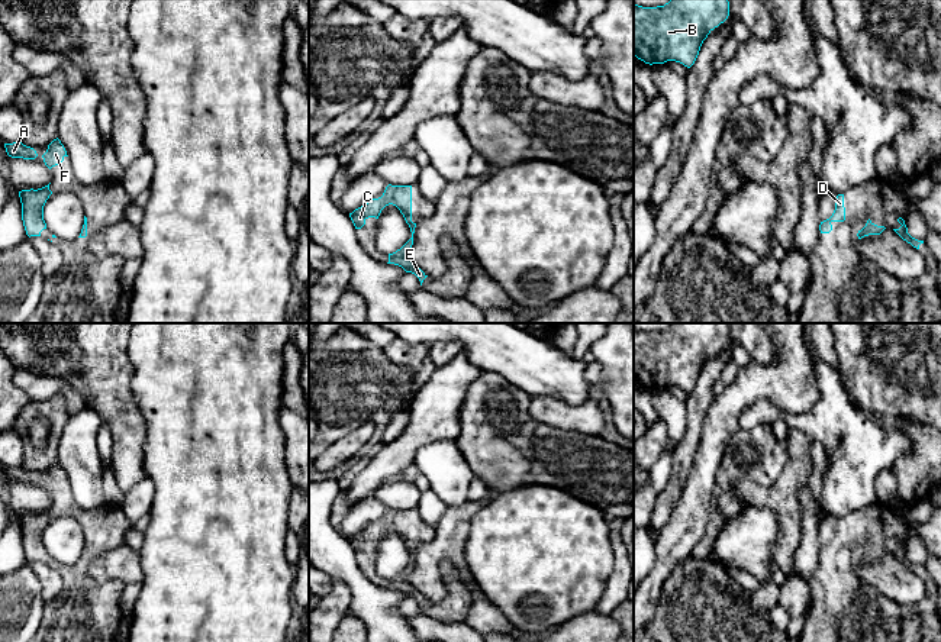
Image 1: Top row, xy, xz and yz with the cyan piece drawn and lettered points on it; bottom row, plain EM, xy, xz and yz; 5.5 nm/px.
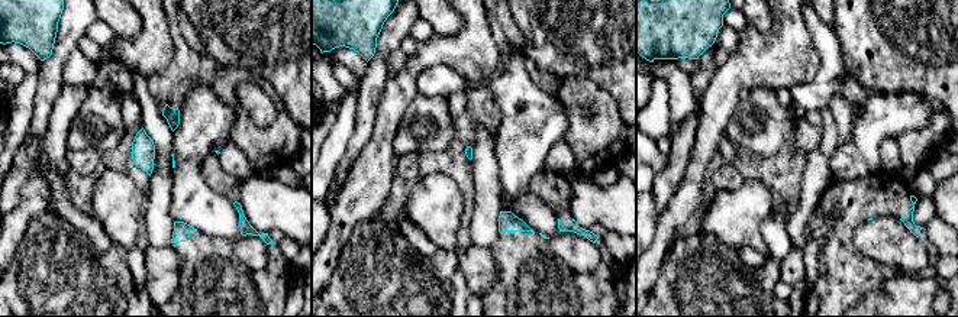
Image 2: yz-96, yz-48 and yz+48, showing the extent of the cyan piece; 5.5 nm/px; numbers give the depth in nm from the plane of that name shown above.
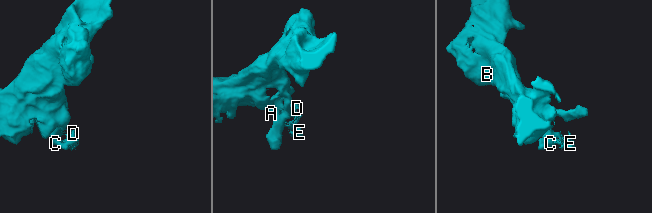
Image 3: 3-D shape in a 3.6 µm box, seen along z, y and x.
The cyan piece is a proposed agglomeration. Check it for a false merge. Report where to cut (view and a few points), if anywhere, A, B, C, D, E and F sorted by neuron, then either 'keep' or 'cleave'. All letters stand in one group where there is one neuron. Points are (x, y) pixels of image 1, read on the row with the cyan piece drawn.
no cut | A B C D E F | keep

